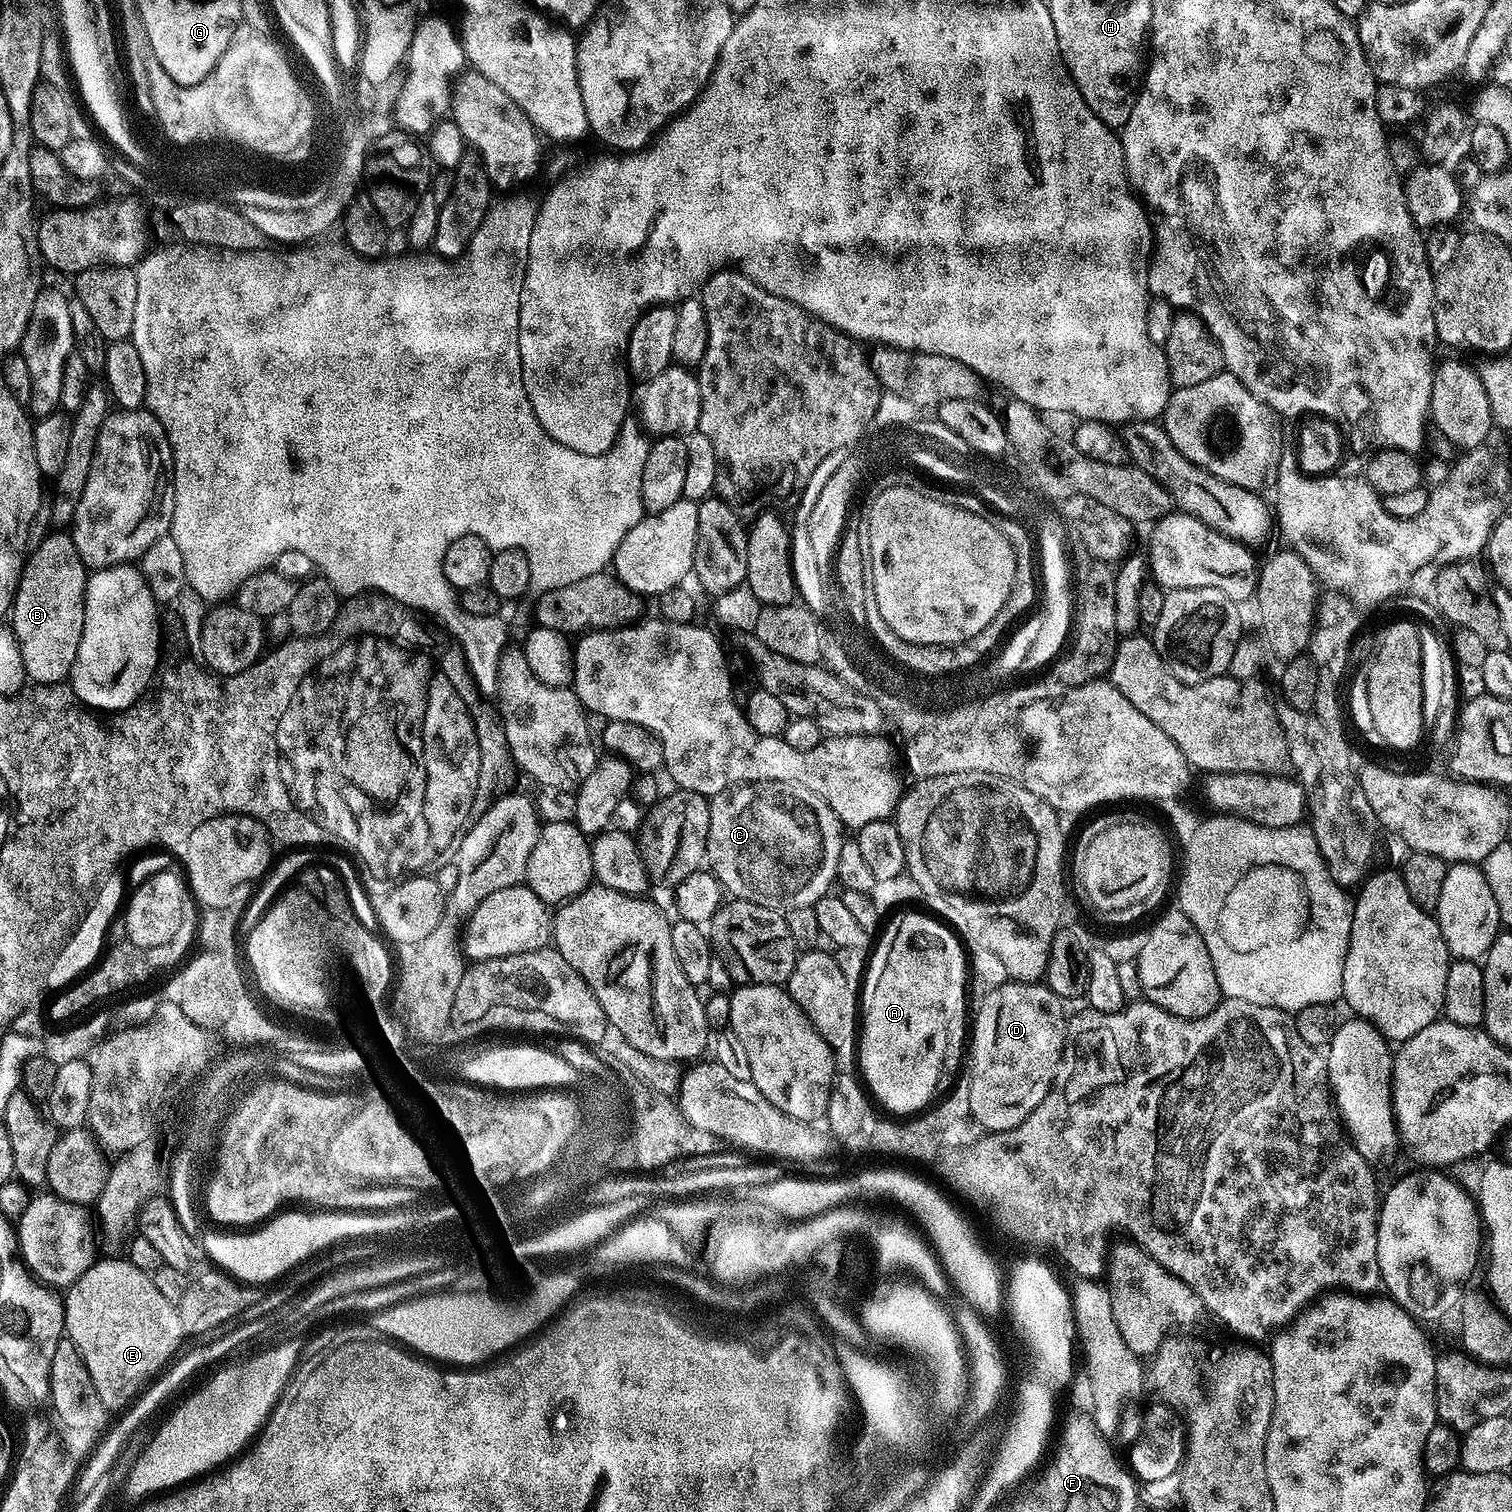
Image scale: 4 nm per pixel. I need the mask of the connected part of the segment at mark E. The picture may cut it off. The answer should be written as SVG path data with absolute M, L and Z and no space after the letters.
M126 1258L97 1259L86 1270L86 1274L78 1277L71 1288L67 1289L63 1302L67 1339L74 1342L78 1354L86 1362L86 1370L90 1370L94 1390L98 1390L102 1406L112 1414L127 1409L145 1385L168 1368L170 1361L177 1355L176 1347L180 1340L185 1339L182 1322L178 1322L176 1305L166 1302L166 1298L158 1294L149 1273L138 1270L138 1266L134 1266Z

